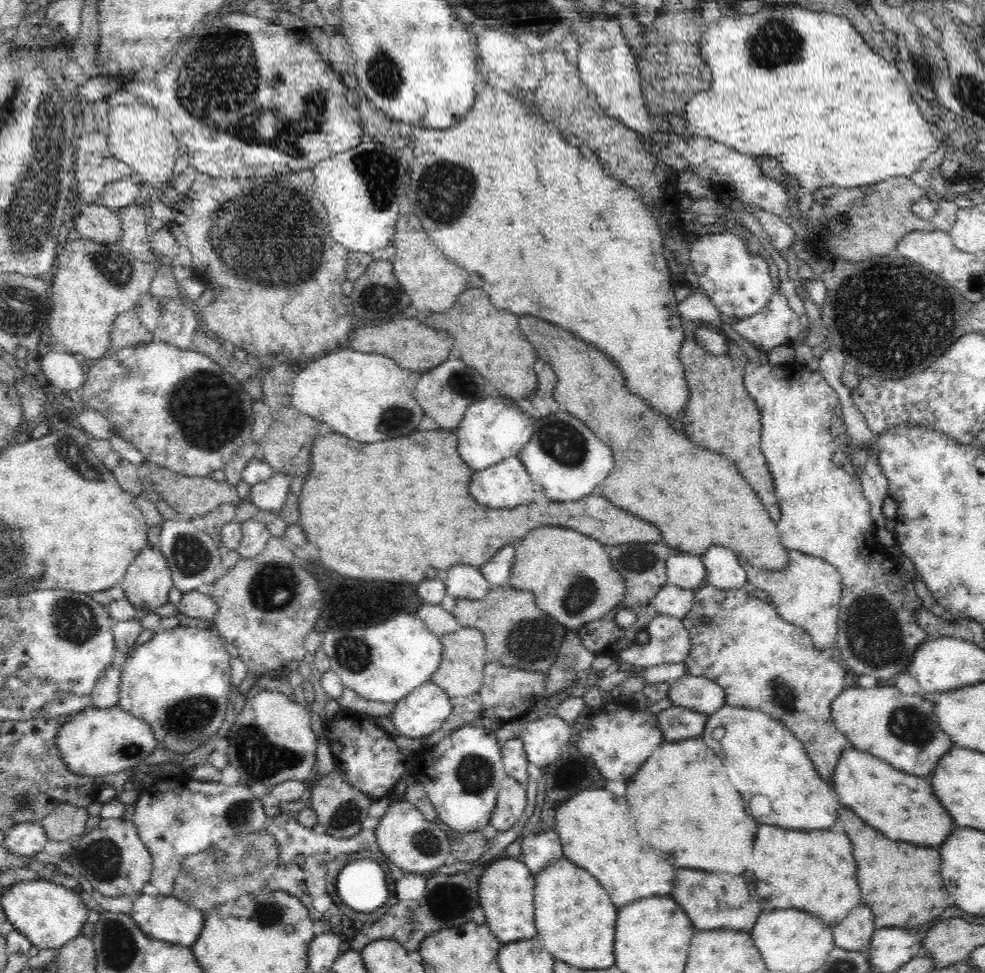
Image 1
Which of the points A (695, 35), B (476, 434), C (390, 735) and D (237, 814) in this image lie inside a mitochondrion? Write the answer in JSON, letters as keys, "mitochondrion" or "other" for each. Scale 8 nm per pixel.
{"A":"other","B":"other","C":"other","D":"mitochondrion"}

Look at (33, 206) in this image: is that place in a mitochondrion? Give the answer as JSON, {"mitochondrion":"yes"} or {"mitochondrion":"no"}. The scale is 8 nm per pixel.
{"mitochondrion":"yes"}

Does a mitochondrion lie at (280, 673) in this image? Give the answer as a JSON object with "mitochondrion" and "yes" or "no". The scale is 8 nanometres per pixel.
{"mitochondrion":"no"}

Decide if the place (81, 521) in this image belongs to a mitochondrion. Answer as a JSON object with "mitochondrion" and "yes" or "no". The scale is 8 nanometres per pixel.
{"mitochondrion":"no"}

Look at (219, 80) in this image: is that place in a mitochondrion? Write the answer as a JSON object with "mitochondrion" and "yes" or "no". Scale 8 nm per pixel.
{"mitochondrion":"yes"}

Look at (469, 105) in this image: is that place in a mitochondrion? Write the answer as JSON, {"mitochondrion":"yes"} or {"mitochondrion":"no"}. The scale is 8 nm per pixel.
{"mitochondrion":"no"}

